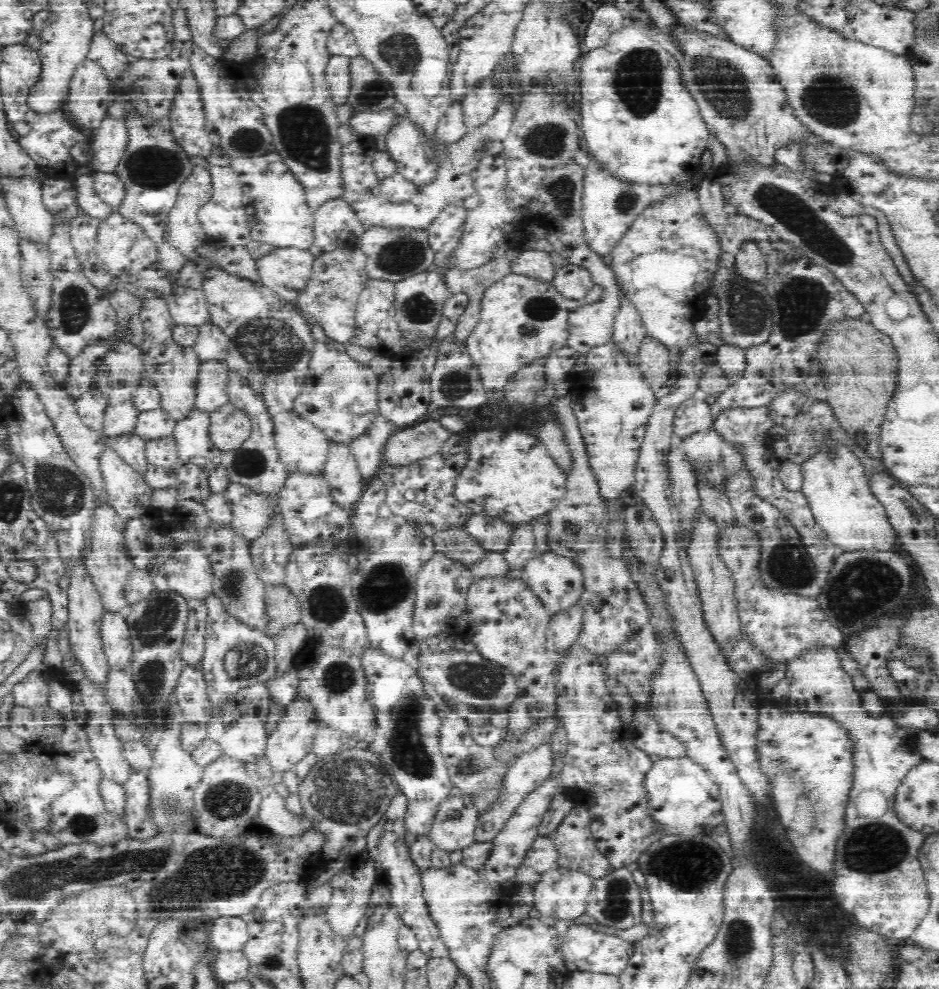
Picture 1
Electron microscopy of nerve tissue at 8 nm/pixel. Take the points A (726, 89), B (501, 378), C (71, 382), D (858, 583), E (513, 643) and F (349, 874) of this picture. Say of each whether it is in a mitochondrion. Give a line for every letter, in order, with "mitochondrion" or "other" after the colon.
A: mitochondrion
B: other
C: other
D: mitochondrion
E: mitochondrion
F: other

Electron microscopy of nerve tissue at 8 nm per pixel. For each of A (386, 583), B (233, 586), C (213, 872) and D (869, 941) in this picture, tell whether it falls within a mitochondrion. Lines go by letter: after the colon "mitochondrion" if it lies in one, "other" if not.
A: mitochondrion
B: mitochondrion
C: mitochondrion
D: other

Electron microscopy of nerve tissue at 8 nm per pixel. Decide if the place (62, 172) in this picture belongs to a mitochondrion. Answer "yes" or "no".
no

